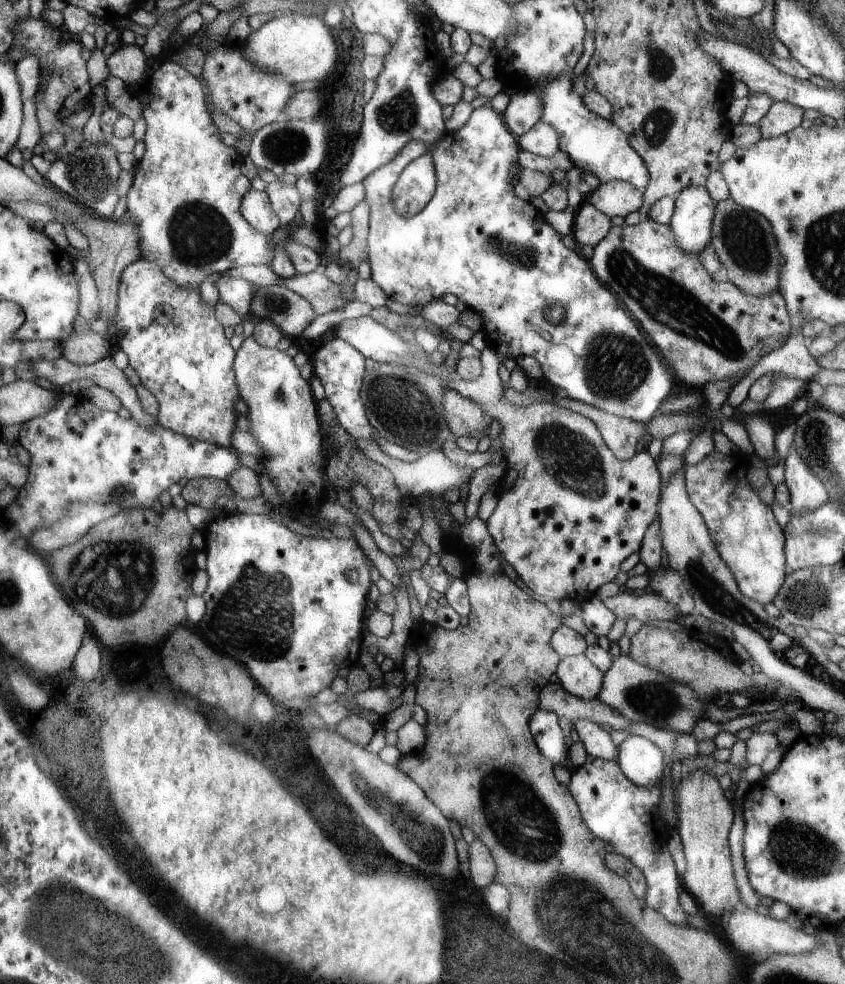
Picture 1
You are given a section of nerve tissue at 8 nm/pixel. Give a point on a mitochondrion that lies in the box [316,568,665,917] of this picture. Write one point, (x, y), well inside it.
(520, 822)

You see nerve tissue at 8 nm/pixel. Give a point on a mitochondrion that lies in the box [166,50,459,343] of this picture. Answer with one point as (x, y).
(399, 114)

